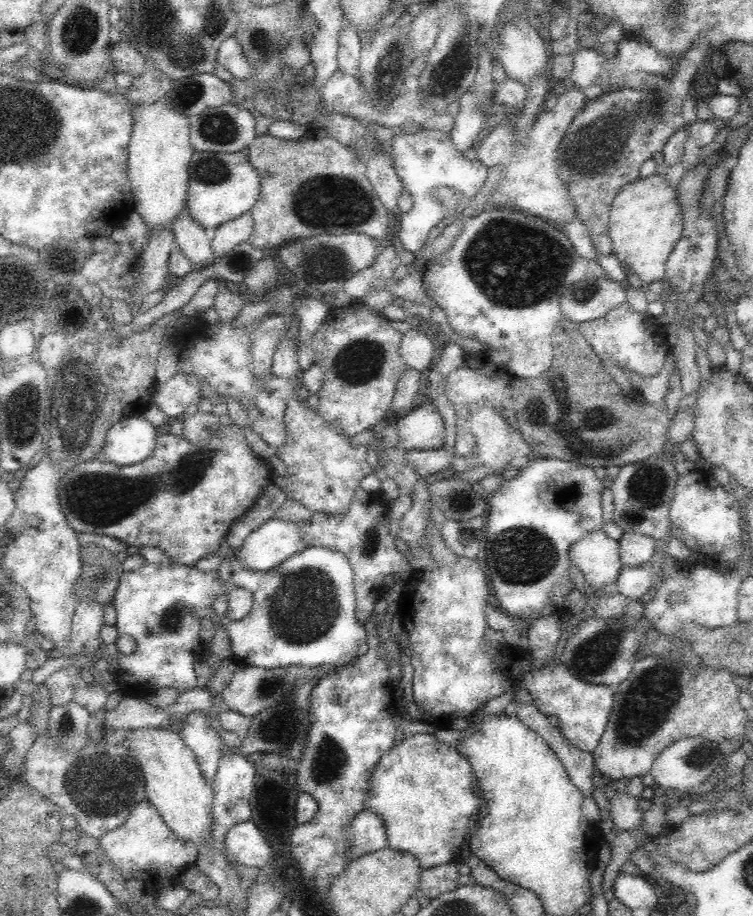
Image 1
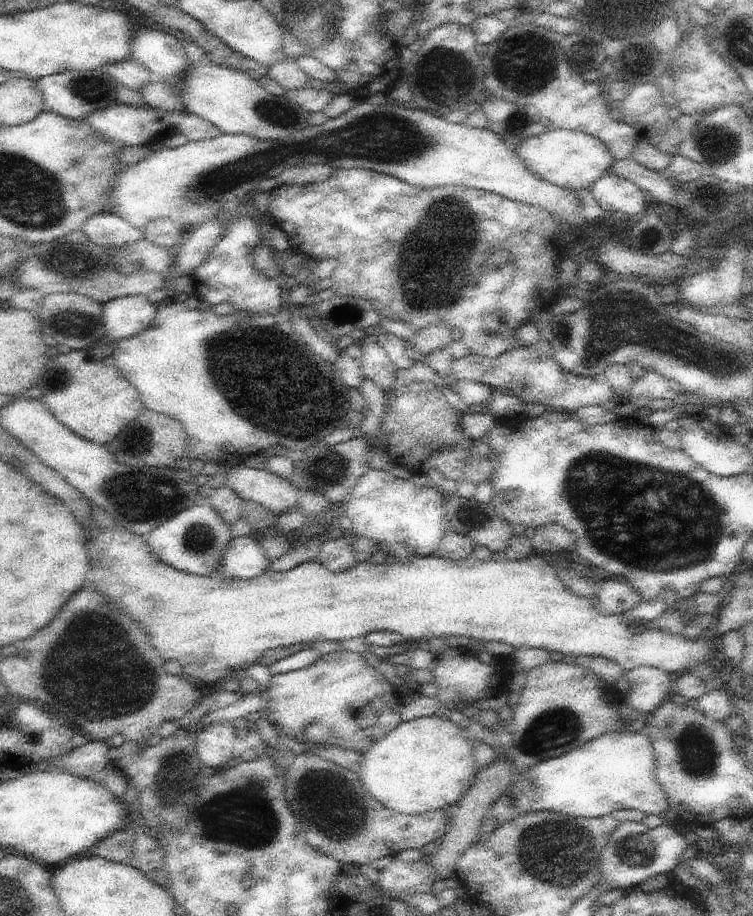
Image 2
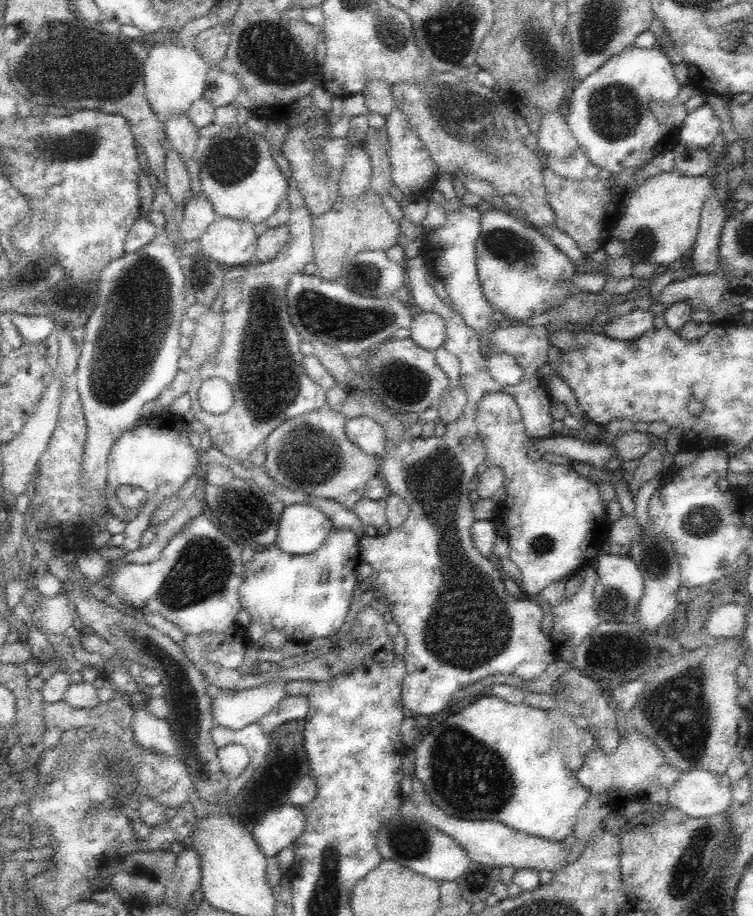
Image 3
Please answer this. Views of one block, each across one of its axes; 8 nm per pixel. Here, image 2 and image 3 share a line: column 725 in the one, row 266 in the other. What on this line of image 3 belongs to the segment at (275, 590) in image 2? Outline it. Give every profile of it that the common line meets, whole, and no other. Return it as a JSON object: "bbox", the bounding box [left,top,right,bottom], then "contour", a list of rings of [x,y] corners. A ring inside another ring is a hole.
{"bbox":[610,170,714,269],"contour":[[[676,170],[656,174],[627,192],[626,212],[614,220],[610,236],[622,242],[634,264],[644,262],[662,269],[692,248],[705,202],[712,194],[714,181],[707,174],[688,176]]]}

